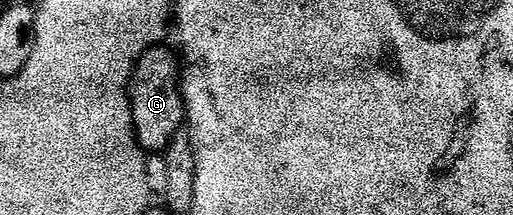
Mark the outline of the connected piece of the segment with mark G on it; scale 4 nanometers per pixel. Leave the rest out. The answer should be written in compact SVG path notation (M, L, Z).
M150 45L146 51L141 52L137 64L133 66L133 74L128 76L127 86L129 88L129 108L133 118L133 133L137 144L145 153L164 152L165 146L175 137L175 133L182 130L184 121L187 119L187 103L183 98L183 91L177 88L177 67L179 71L179 59L162 45Z

